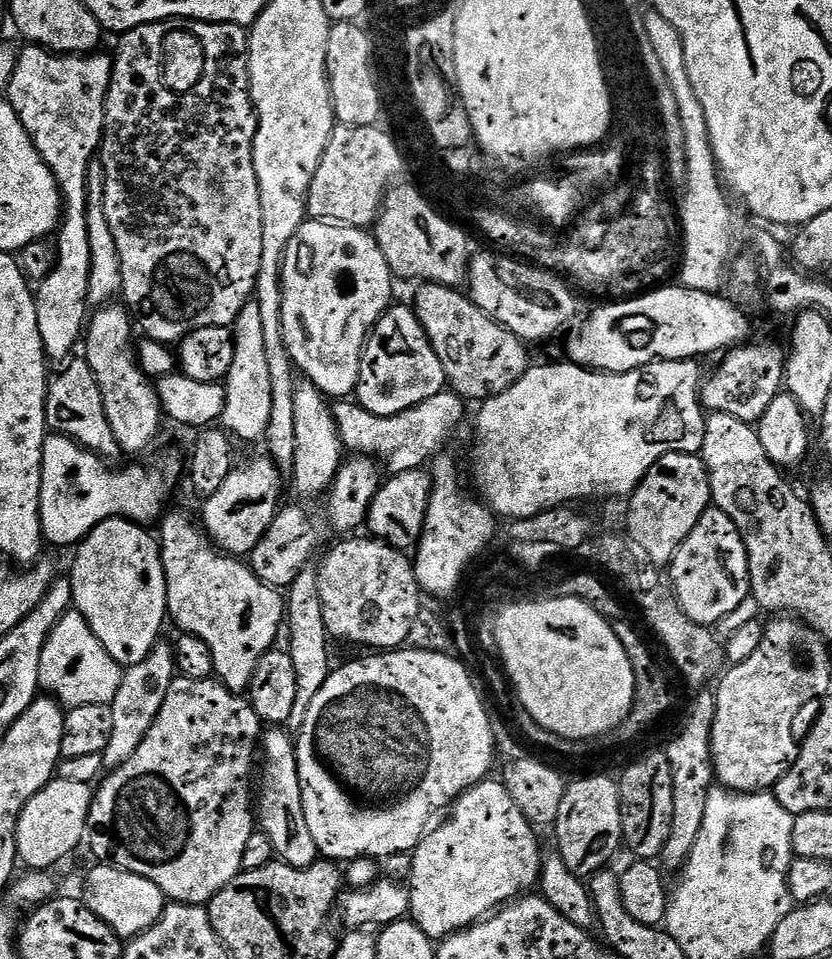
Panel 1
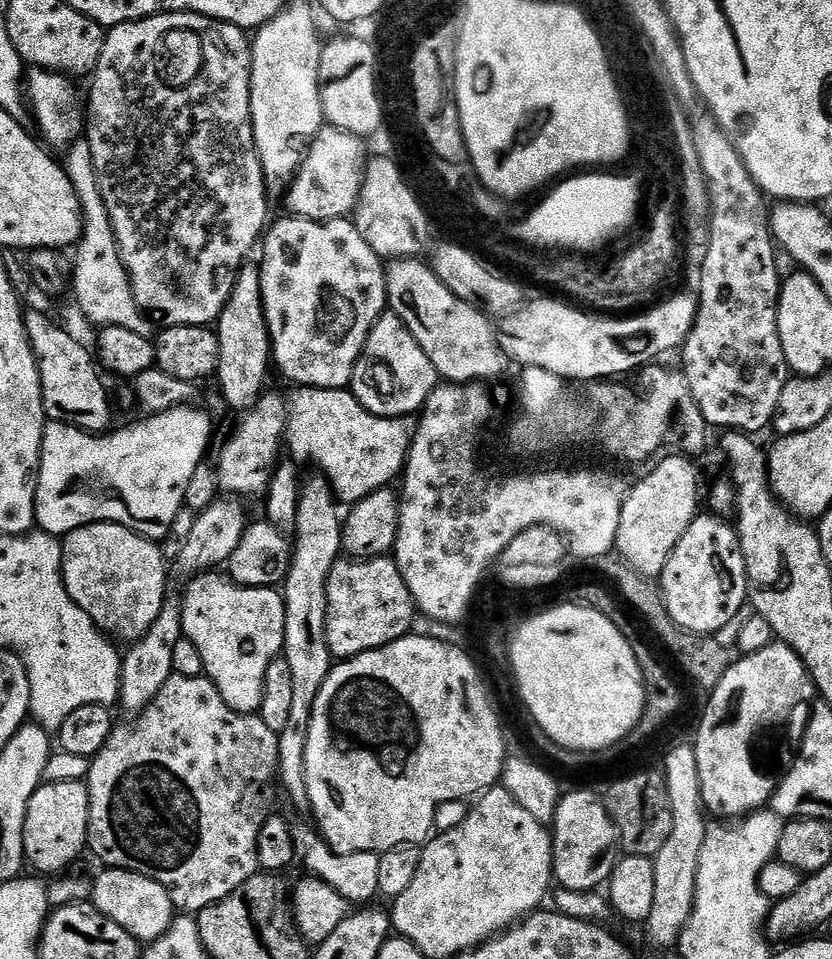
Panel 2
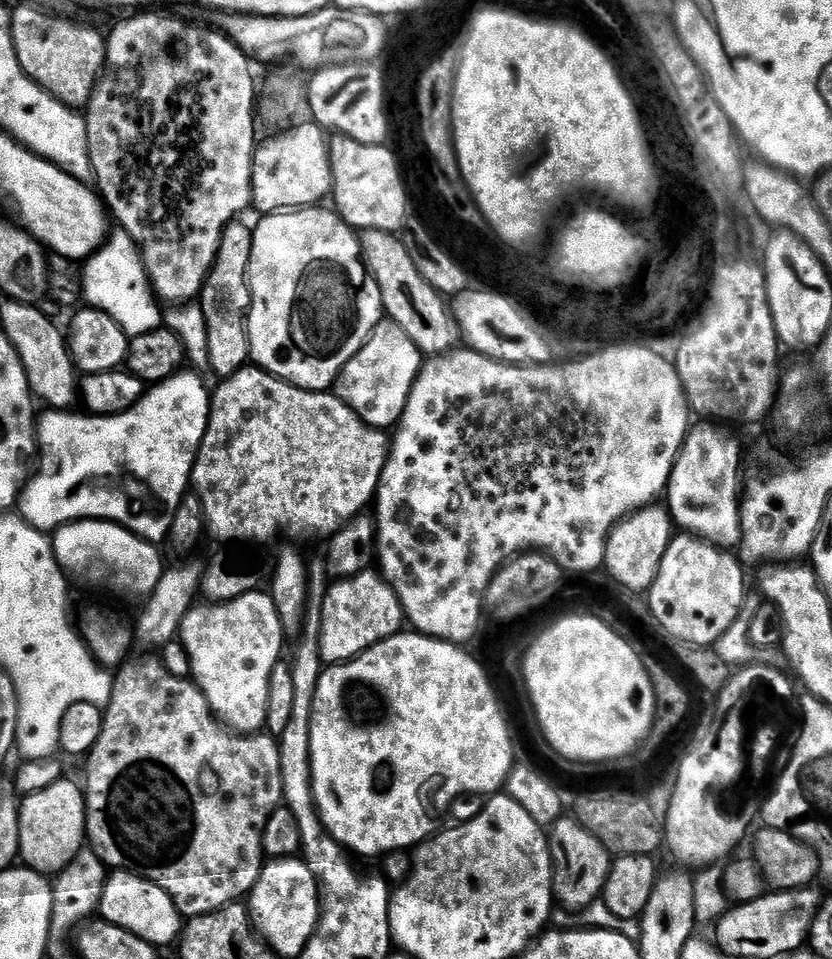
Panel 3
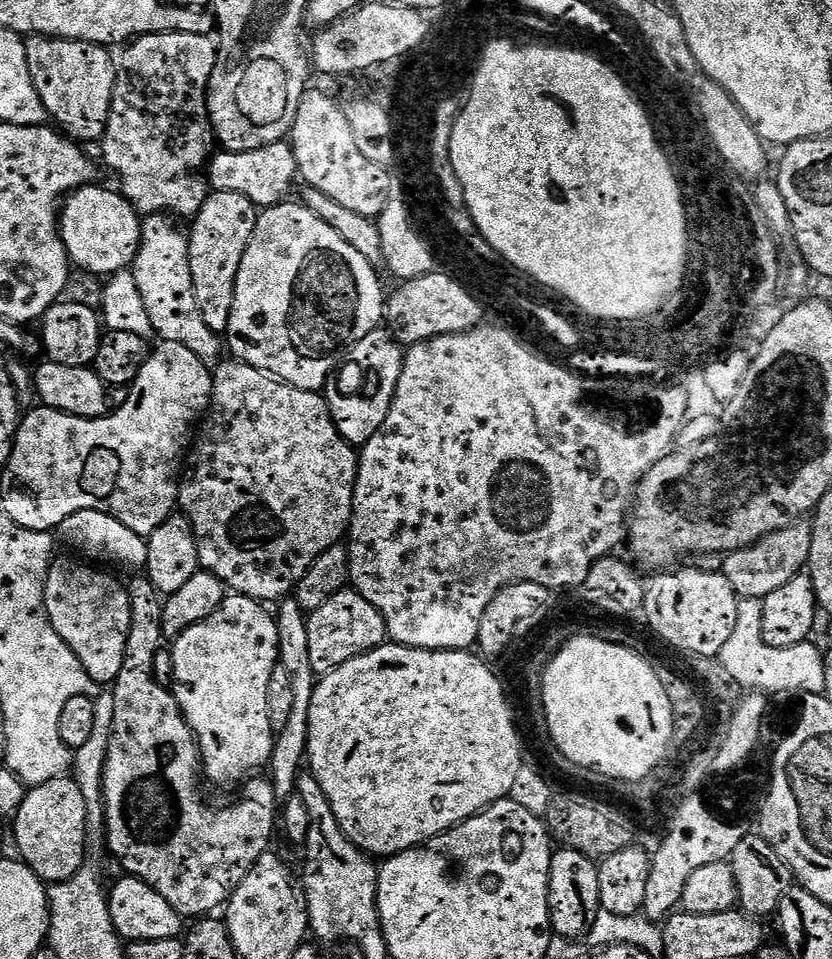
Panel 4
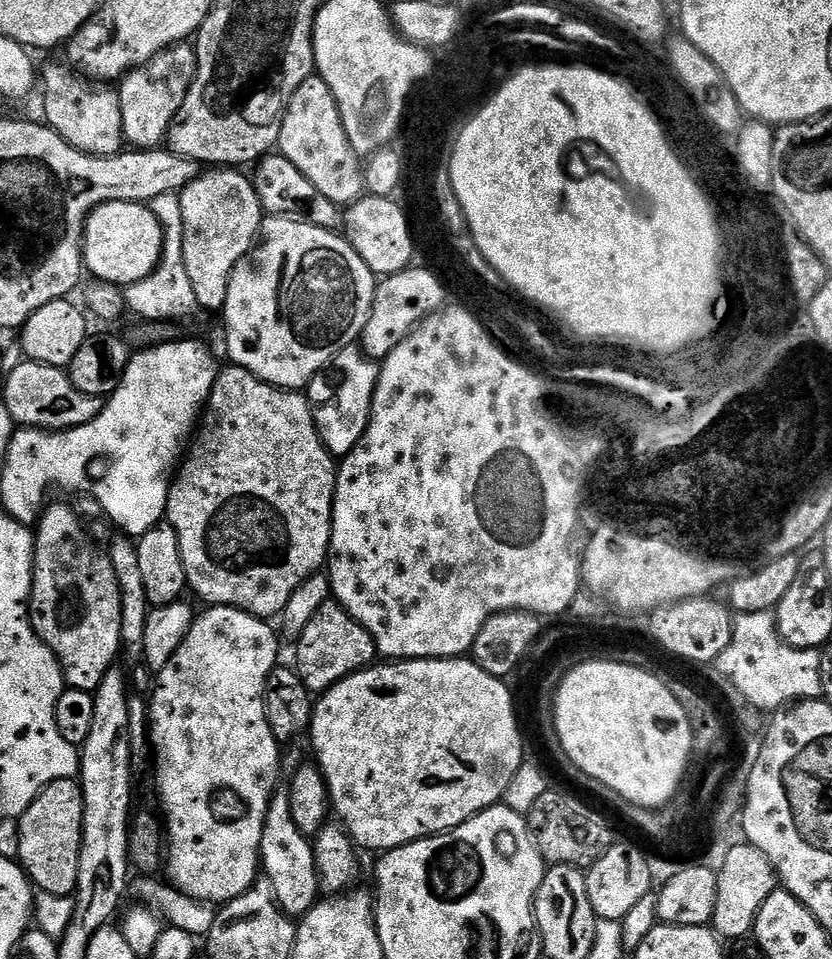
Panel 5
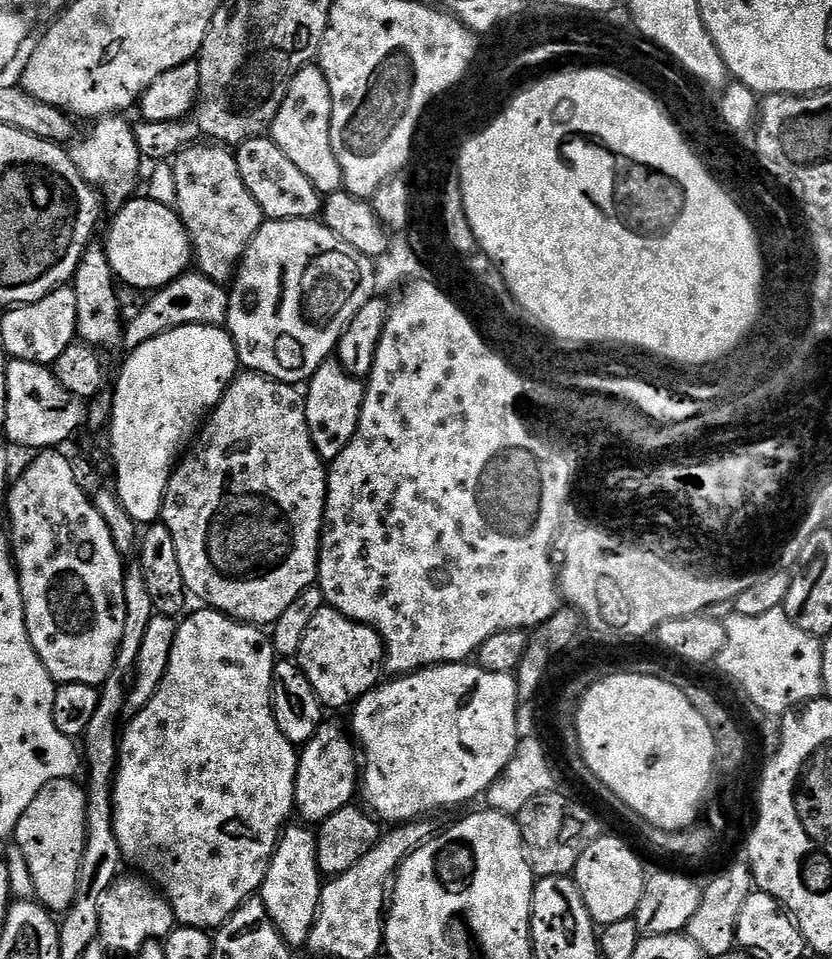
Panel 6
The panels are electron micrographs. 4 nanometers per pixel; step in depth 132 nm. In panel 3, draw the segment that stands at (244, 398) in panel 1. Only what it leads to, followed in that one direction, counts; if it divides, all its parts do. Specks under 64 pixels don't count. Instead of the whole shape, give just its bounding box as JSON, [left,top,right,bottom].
[198,222,252,377]

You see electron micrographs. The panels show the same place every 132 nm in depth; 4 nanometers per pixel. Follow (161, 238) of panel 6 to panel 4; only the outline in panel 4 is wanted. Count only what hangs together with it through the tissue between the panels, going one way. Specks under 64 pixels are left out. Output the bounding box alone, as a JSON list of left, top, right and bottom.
[60,188,141,278]

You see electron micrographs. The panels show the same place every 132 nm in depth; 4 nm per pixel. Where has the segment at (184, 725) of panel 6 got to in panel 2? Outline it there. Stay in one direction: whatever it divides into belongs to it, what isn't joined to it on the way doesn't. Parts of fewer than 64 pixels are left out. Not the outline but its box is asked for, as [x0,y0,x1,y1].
[182,570,284,714]

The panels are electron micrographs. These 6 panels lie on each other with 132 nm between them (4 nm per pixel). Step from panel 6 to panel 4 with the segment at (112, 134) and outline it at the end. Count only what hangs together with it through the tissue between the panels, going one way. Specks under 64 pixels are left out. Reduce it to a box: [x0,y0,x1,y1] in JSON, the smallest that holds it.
[26,35,117,142]

